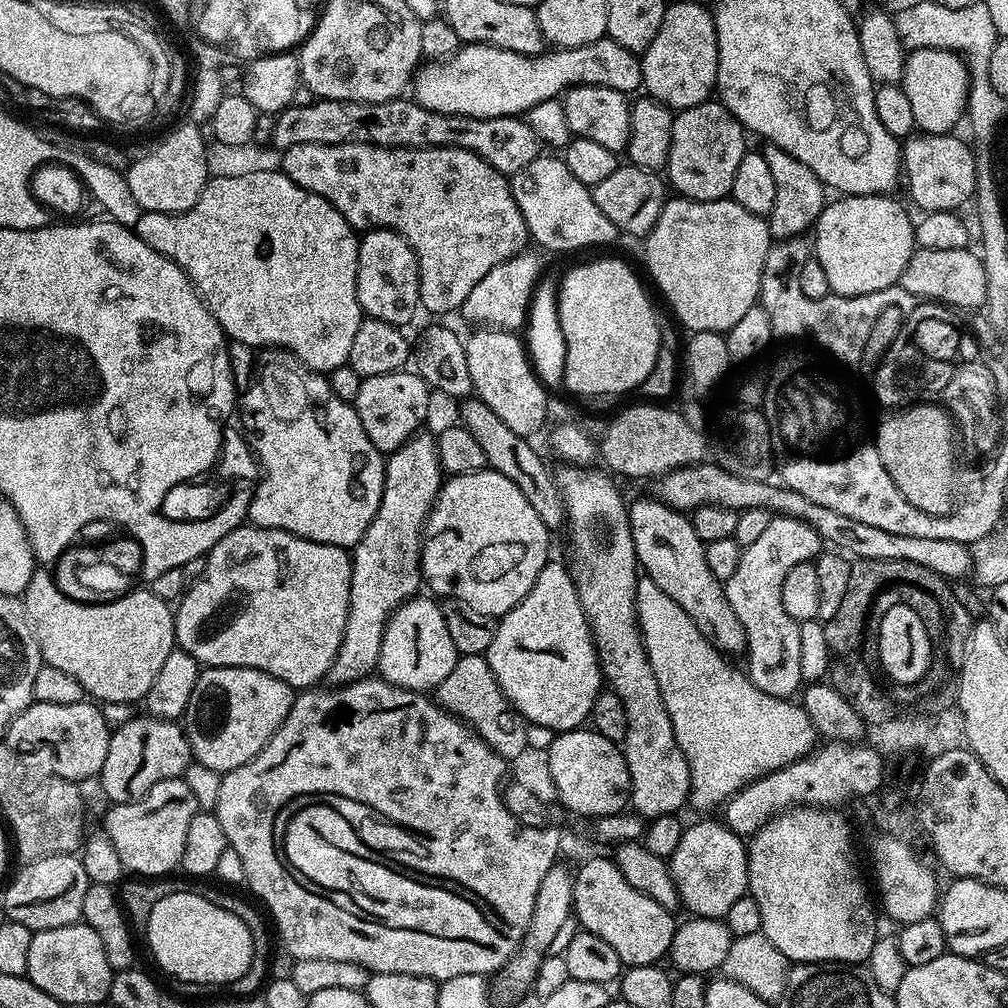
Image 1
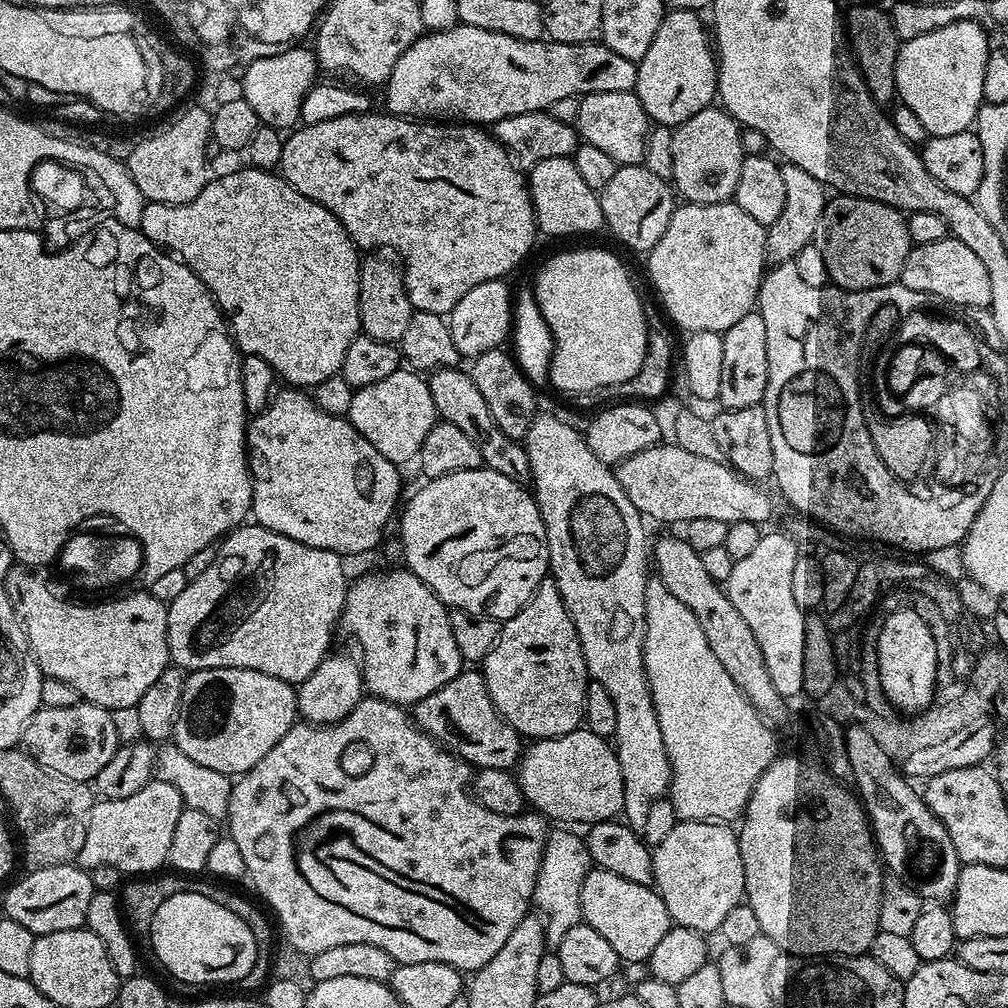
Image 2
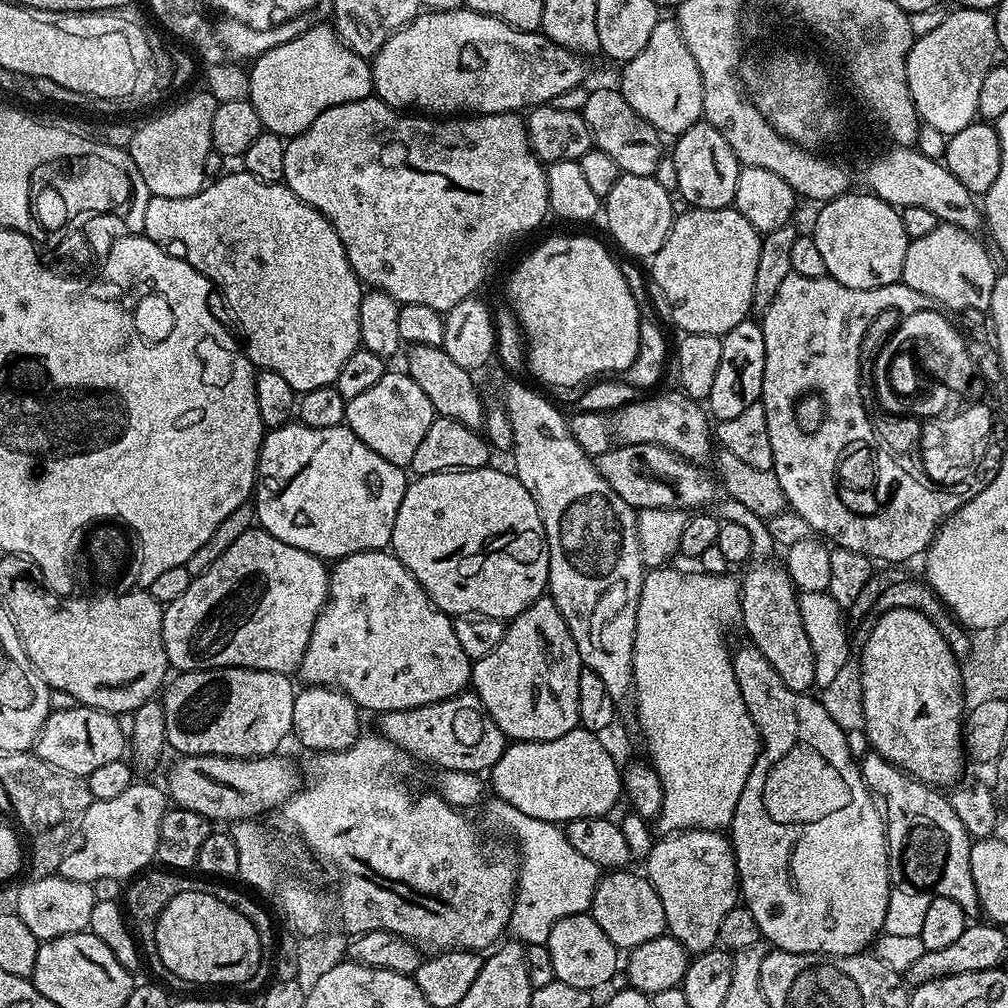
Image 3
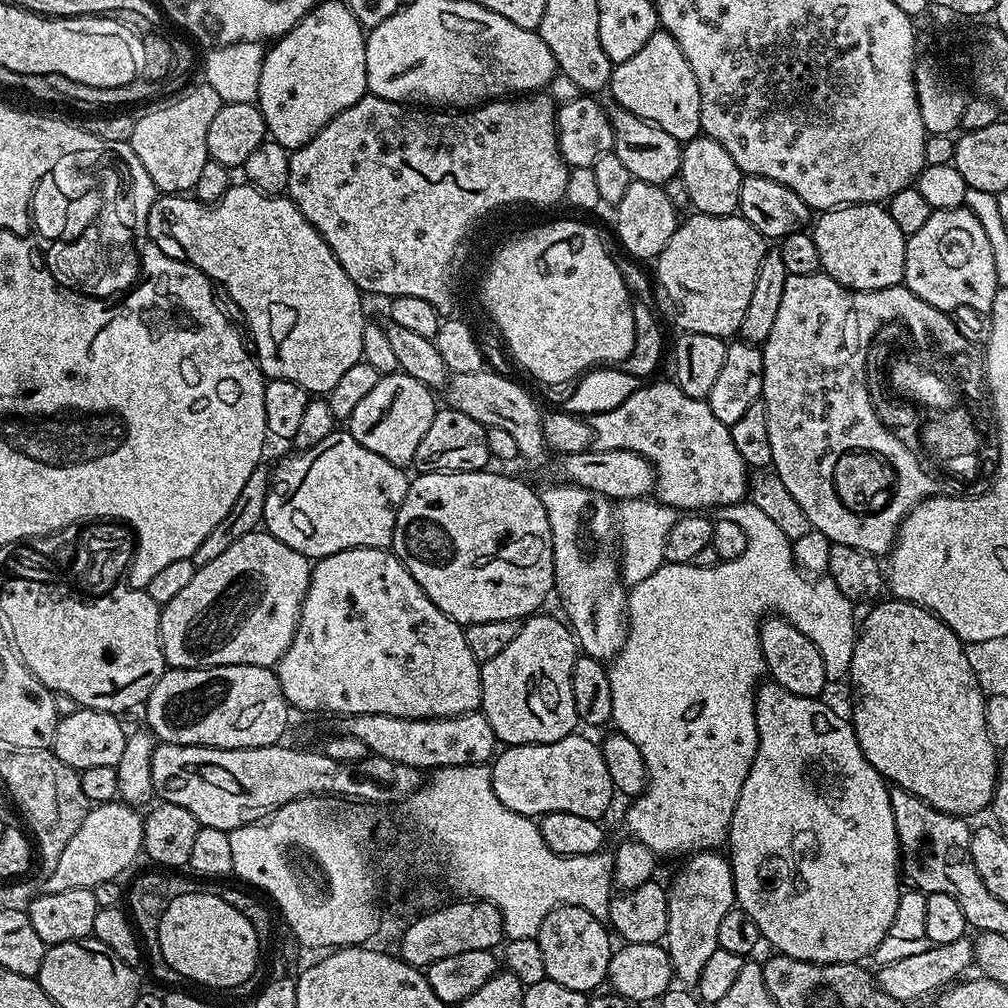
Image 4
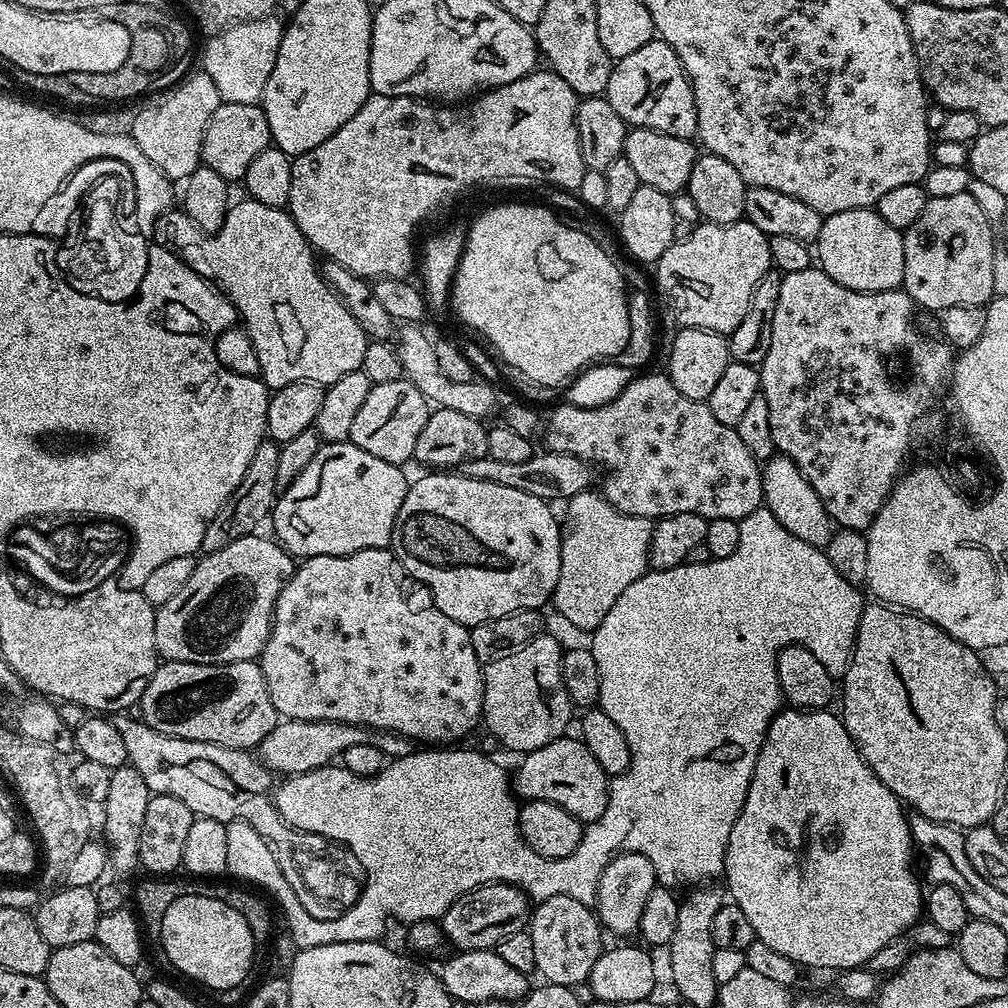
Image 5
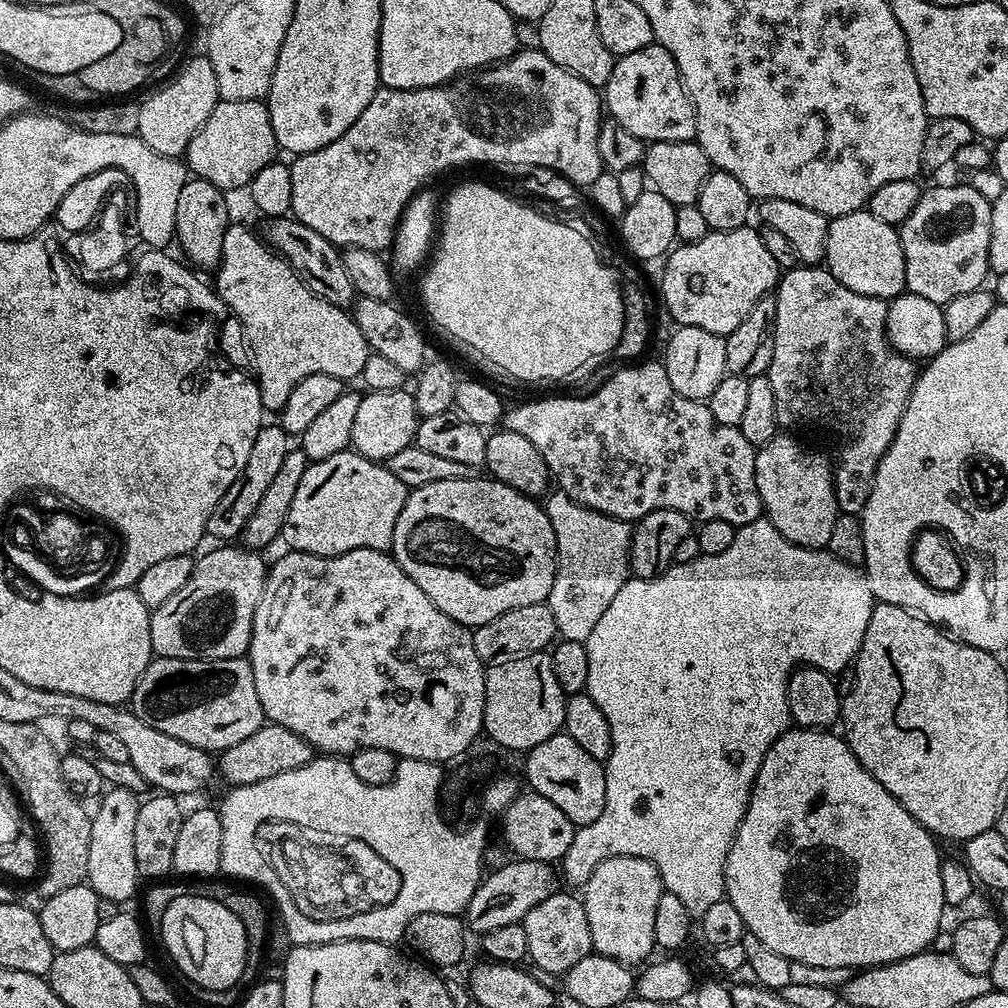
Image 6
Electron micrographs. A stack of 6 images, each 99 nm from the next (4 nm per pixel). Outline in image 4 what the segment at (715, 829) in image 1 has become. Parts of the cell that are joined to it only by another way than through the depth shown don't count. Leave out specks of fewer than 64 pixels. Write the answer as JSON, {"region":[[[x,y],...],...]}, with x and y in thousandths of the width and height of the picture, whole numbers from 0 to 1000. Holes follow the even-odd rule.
{"region":[[[708,843],[688,846],[663,883],[662,927],[659,938],[670,971],[681,978],[689,977],[701,951],[712,940],[712,922],[717,908],[729,900],[725,854]]]}

